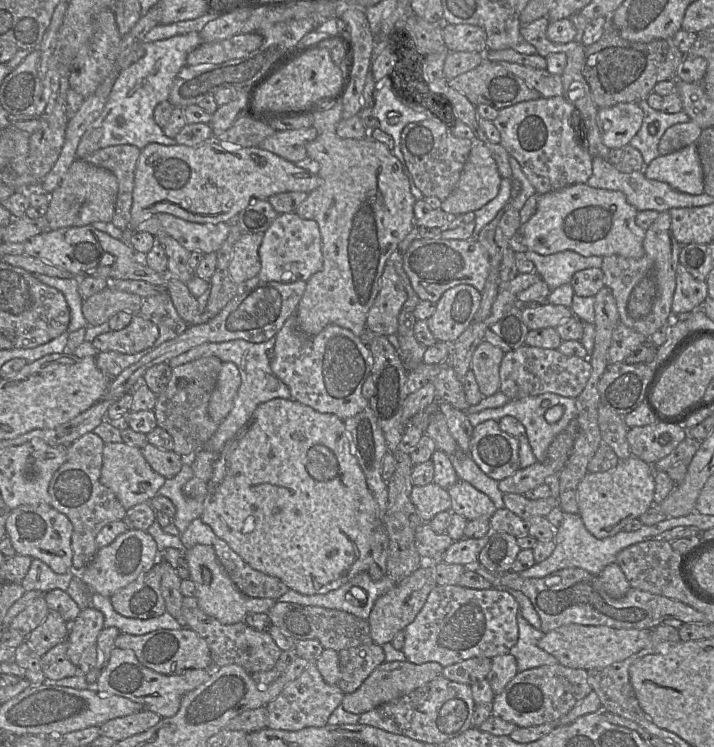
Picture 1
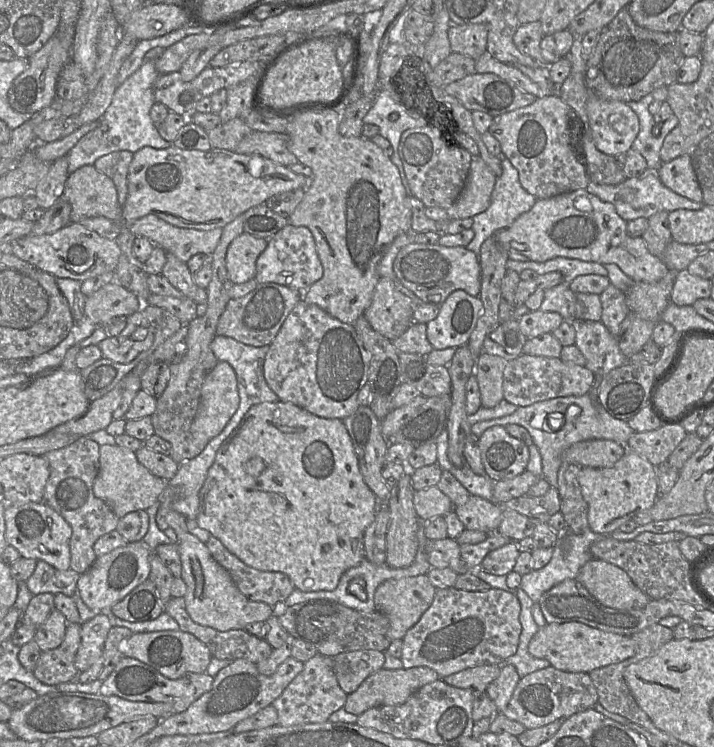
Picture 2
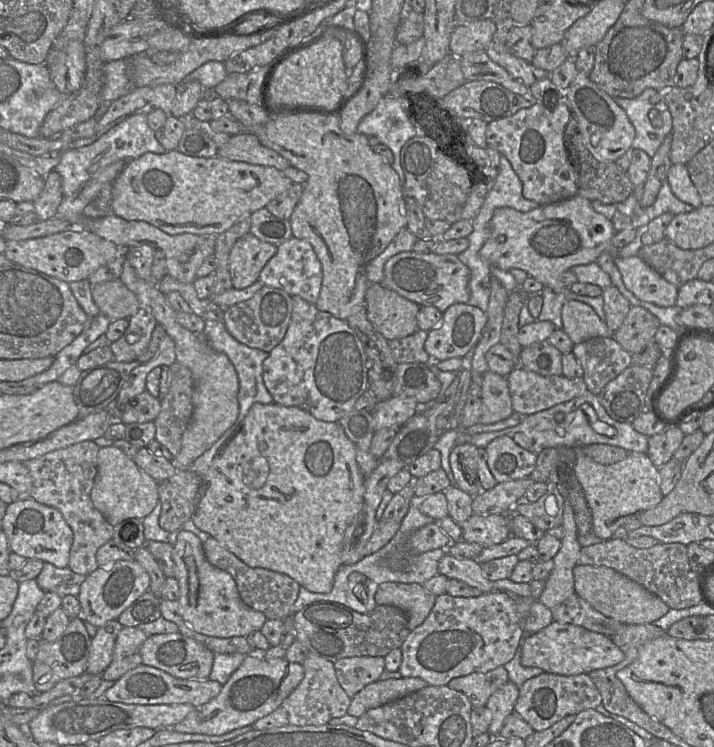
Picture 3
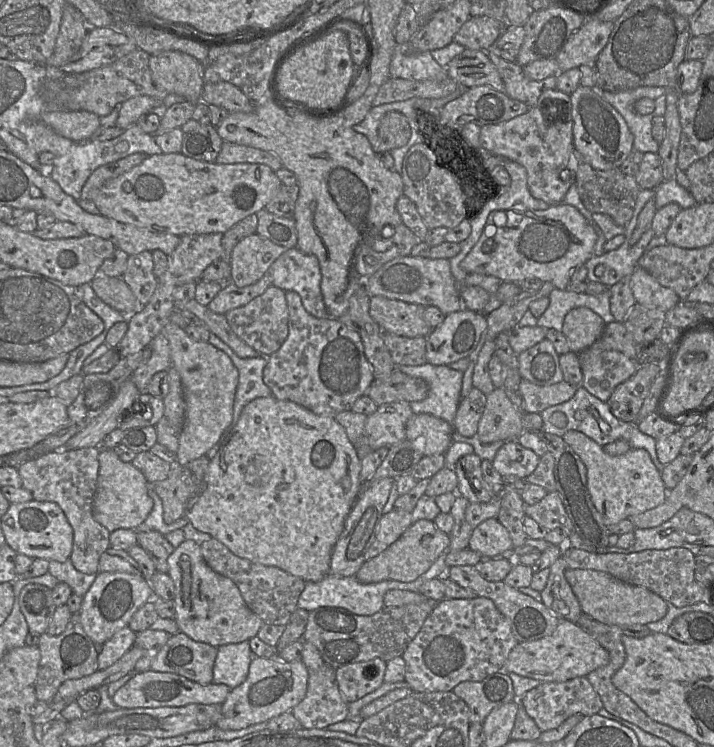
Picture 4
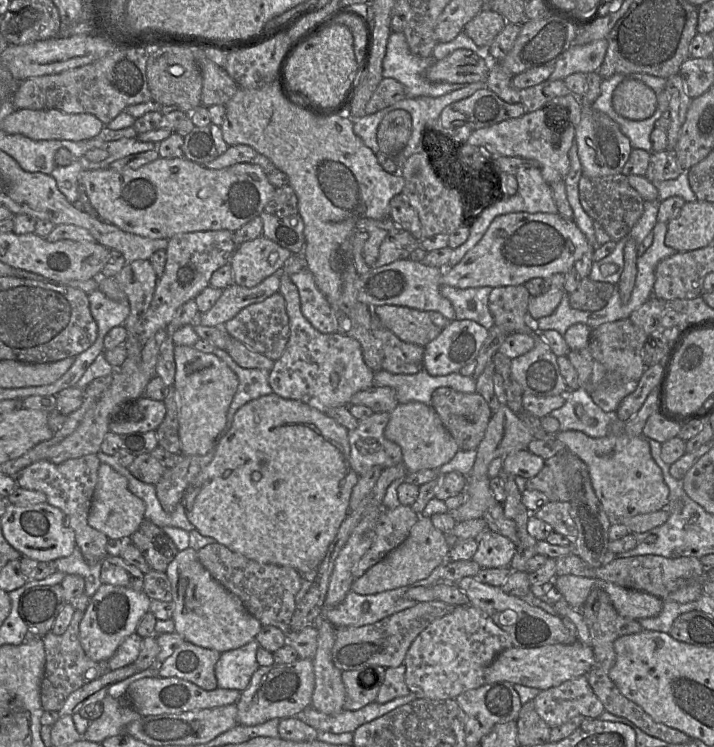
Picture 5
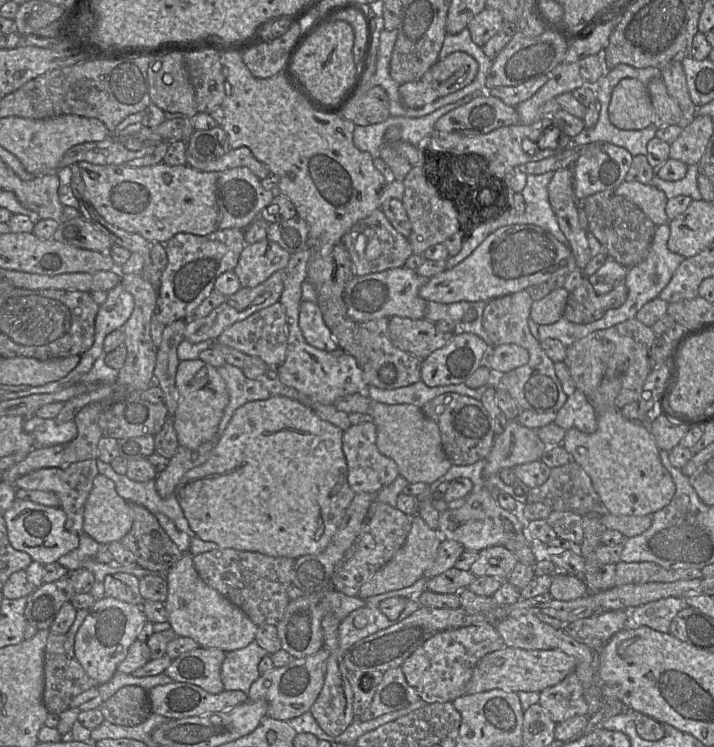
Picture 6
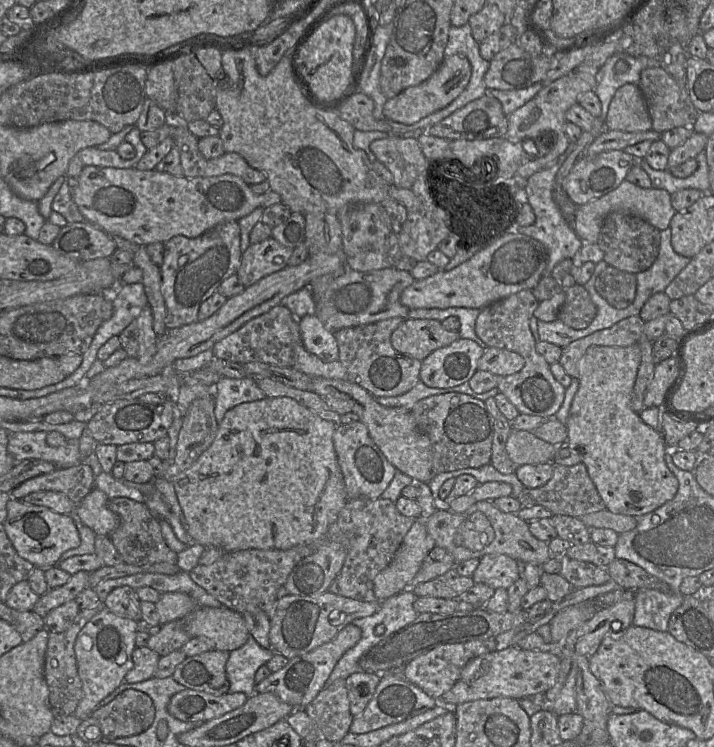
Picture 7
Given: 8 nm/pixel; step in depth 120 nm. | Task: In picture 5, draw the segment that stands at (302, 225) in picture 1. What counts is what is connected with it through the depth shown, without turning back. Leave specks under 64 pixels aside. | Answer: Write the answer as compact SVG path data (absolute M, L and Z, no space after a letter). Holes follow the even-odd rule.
M304 268L292 274L291 280L299 292L302 314L311 325L323 334L337 332L338 325L331 306L316 286L313 274Z

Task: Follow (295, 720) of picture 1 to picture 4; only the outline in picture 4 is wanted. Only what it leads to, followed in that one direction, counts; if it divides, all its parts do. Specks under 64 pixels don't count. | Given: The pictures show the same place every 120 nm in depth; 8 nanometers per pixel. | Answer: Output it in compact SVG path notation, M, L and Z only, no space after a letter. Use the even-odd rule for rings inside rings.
M303 642L302 660L308 670L308 686L304 699L292 710L292 714L305 729L325 729L331 724L341 722L348 717L348 704L342 699L336 680L336 669L324 662L317 648Z

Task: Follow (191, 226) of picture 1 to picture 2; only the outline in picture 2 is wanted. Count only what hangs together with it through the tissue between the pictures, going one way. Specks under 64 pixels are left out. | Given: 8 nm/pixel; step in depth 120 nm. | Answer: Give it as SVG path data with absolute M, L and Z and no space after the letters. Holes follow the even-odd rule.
M148 214L127 227L136 237L148 238L185 263L196 254L212 255L222 236L220 228L208 231L180 228L155 214Z

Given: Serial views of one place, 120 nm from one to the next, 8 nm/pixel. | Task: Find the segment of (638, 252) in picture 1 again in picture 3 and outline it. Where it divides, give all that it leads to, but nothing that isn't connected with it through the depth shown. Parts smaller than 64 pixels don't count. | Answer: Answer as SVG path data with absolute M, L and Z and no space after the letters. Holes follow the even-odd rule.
M575 195L571 198L561 200L559 202L539 205L537 208L532 209L528 212L521 212L511 207L500 207L495 209L493 216L490 221L490 236L483 244L480 249L480 256L485 260L491 267L496 267L505 271L510 271L510 269L521 269L525 271L529 276L535 278L539 281L544 287L550 288L555 292L567 292L569 287L565 287L561 281L561 274L574 266L590 264L596 262L598 256L606 250L615 250L612 248L612 238L615 235L616 231L613 227L612 222L607 219L604 215L596 212L593 208L592 202L580 195ZM615 255L614 263L626 288L638 299L661 307L674 306L678 288L665 280L638 255L622 258Z

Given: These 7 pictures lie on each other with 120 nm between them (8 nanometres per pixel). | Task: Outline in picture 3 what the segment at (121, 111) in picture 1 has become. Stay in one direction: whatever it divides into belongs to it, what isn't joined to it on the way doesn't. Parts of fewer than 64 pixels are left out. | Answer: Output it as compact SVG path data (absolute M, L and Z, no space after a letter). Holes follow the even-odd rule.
M137 113L124 118L92 144L71 150L65 149L61 153L59 163L54 170L62 178L62 191L64 197L67 197L111 163L119 160L130 161L147 152L163 154L166 151L157 140L155 131L148 125L147 114Z

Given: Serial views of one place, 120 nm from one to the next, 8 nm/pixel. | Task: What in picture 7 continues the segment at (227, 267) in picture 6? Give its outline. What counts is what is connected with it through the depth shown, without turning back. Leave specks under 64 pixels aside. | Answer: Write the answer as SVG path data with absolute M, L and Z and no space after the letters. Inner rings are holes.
M224 221L196 238L174 236L164 243L164 260L160 266L161 293L166 306L167 330L179 328L198 320L201 304L218 292L220 284L241 264L240 226L238 221Z

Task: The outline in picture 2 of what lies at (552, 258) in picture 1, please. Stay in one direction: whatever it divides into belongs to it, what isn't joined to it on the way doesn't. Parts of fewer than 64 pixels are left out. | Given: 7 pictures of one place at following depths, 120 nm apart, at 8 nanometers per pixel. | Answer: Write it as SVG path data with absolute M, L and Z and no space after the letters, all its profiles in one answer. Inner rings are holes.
M557 257L545 262L518 261L508 258L507 269L522 272L525 269L535 271L537 275L549 272L560 272L563 275L563 283L570 284L576 277L586 274L607 276L607 270L603 264L586 262L578 259Z

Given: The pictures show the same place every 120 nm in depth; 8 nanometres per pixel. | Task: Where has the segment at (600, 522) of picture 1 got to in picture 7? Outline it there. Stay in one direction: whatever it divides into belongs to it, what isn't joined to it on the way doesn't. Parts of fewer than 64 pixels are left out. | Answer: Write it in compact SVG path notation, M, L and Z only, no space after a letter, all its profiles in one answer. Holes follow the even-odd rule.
M638 344L589 347L579 362L579 388L566 421L567 444L579 452L606 509L634 517L659 508L678 490L678 480L665 462L665 454L671 449L661 432L645 424L631 408L639 364Z

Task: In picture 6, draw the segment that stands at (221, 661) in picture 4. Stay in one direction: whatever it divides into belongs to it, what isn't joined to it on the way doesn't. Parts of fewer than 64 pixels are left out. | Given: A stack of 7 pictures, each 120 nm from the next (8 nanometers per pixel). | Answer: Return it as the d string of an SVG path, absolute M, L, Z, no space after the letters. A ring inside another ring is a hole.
M254 640L245 648L226 652L221 666L224 690L240 690L248 695L251 685L260 676L258 665L267 655Z

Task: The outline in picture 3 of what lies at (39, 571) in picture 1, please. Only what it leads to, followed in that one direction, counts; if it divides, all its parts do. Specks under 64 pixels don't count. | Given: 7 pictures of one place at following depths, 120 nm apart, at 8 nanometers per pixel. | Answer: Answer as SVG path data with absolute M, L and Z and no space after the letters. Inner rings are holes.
M45 562L35 580L44 592L54 592L61 597L66 595L77 597L85 579L86 576L74 573L68 566L57 568Z

